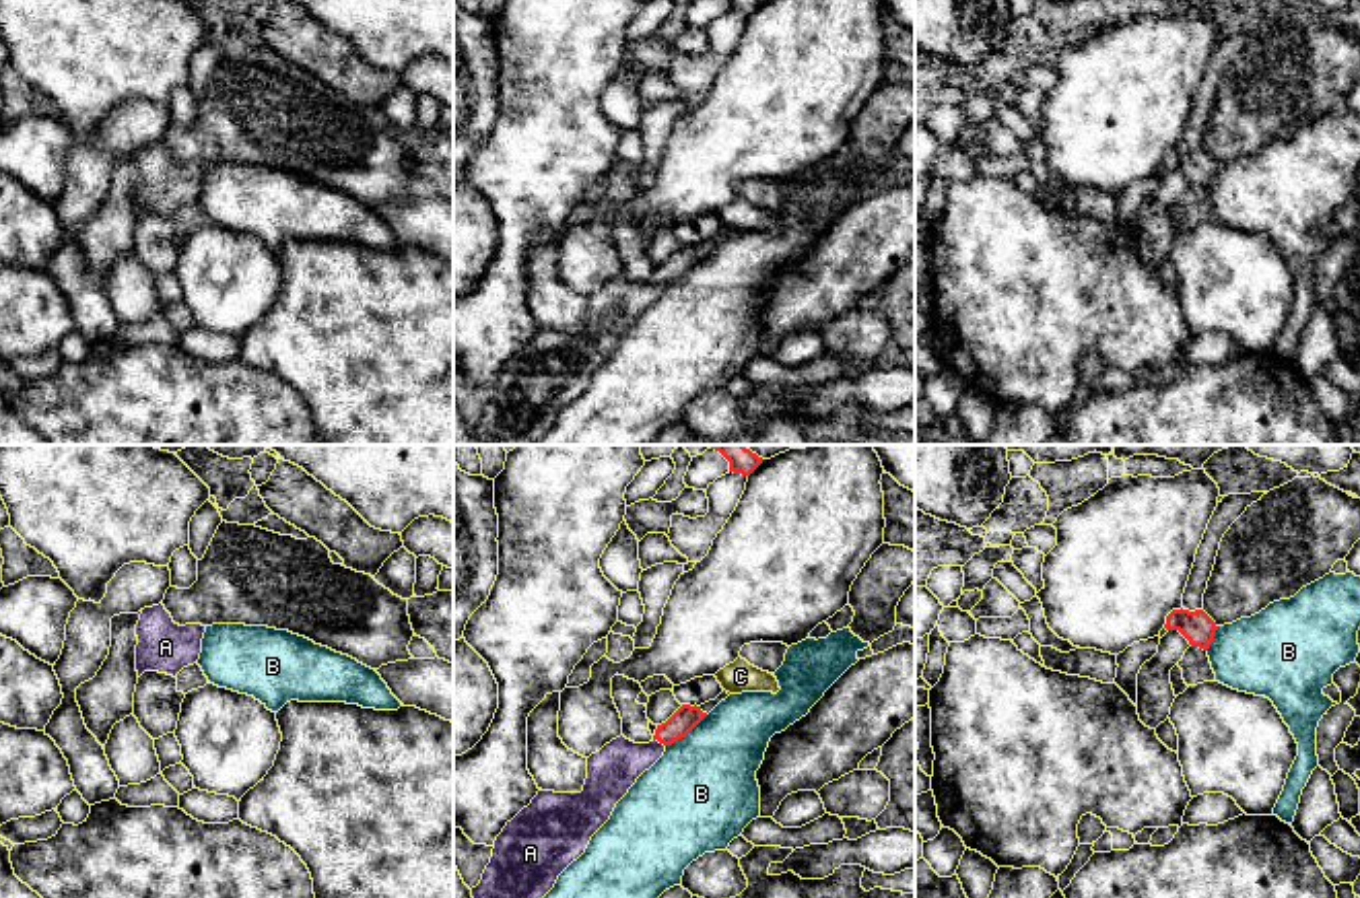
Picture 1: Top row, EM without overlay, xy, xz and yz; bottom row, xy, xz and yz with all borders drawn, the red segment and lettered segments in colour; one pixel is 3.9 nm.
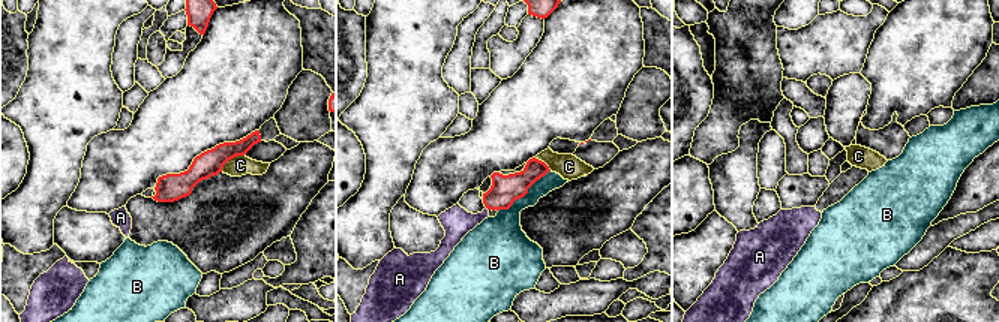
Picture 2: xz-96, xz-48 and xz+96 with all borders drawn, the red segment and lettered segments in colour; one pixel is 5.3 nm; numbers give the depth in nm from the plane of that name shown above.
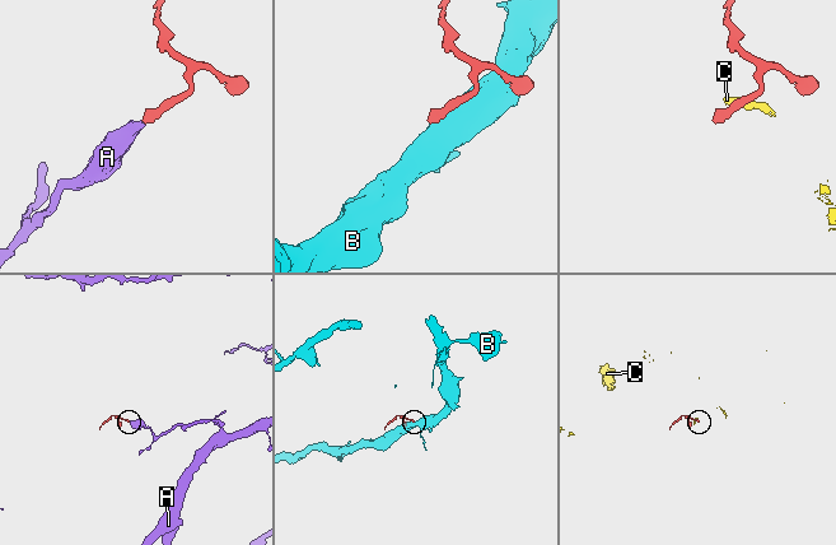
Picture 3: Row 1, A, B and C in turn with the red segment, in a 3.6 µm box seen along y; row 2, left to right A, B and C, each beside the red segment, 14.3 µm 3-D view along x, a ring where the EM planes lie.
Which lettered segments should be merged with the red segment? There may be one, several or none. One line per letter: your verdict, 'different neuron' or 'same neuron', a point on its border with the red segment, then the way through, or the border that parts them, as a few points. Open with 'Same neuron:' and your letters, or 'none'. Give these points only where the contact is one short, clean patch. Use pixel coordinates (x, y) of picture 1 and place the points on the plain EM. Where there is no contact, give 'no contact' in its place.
Same neuron: A
A: same neuron; meets red in xz at (660, 281); runs through xz (685, 258), (660, 281), (615, 307)
B: different neuron; meets red in xz at (687, 272)
C: different neuron; no contact

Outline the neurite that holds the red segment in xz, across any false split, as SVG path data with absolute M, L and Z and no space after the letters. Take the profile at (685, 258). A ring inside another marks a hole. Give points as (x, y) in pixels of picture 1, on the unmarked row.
M682 243L657 264L649 282L620 274L591 292L581 332L540 327L497 375L490 402L472 426L472 445L534 445L542 439L558 414L585 391L637 317L705 255L701 245Z

